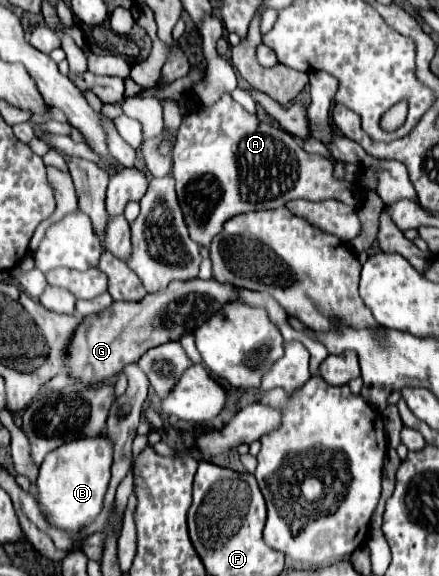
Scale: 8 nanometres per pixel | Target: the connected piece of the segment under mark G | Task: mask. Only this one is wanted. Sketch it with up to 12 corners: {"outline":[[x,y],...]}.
{"outline":[[217,279],[173,281],[81,321],[69,375],[89,385],[239,301]]}

